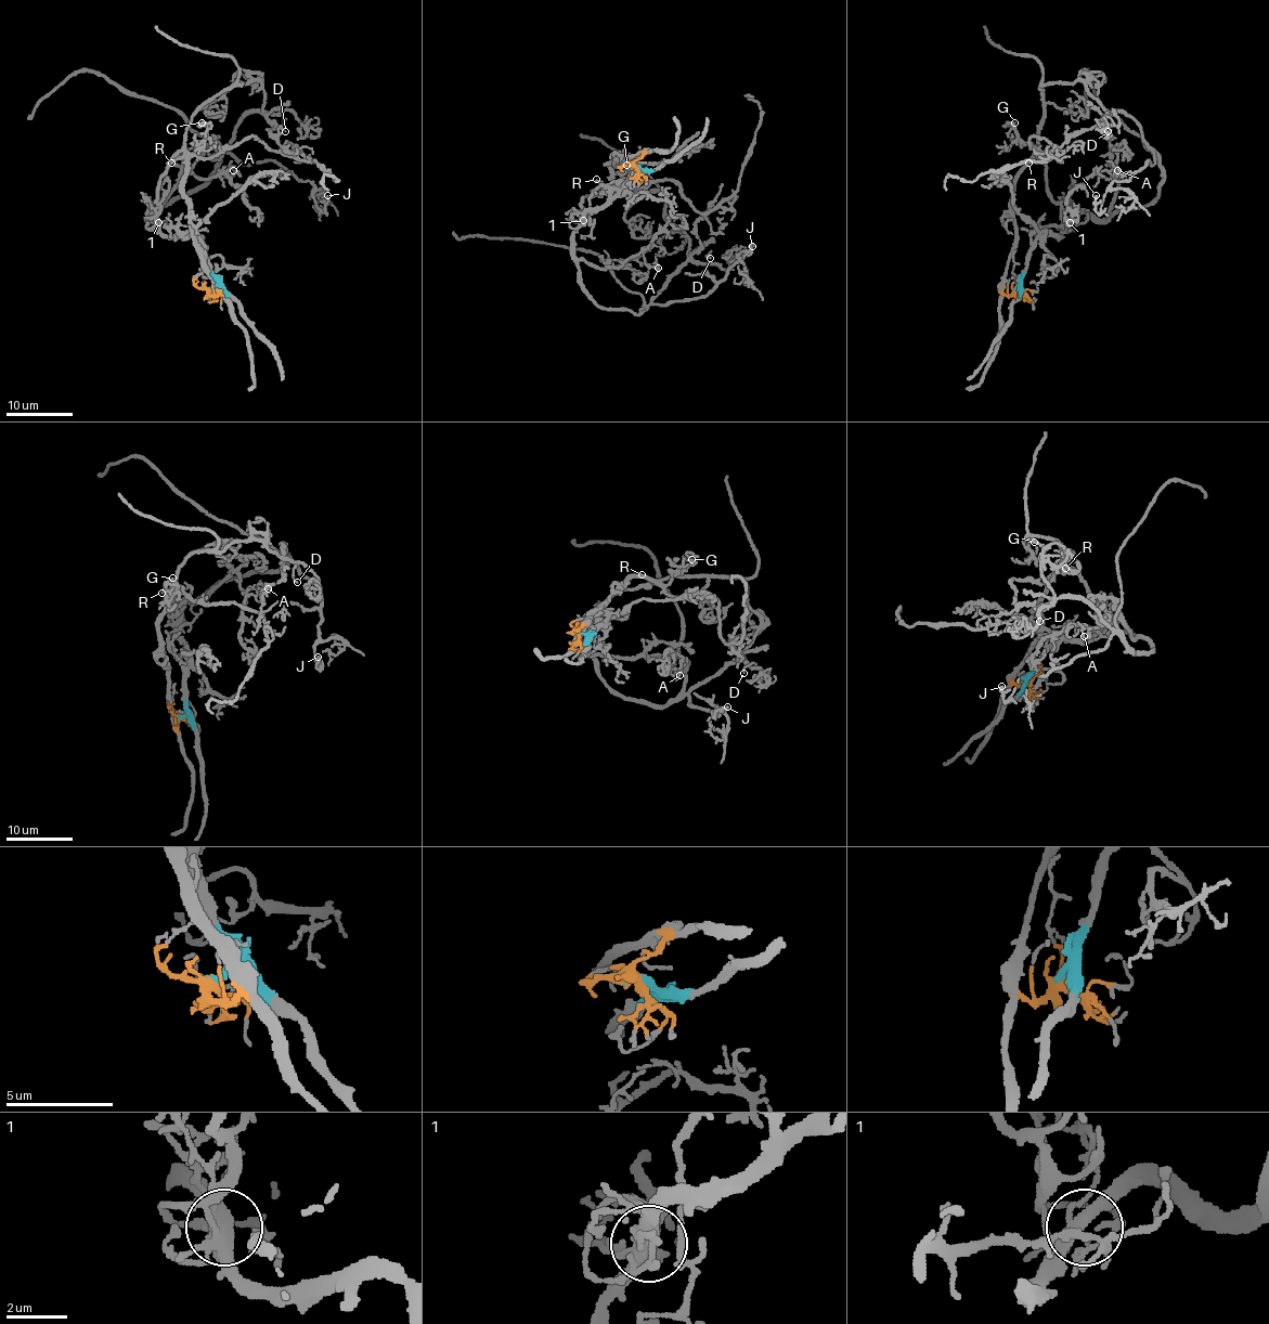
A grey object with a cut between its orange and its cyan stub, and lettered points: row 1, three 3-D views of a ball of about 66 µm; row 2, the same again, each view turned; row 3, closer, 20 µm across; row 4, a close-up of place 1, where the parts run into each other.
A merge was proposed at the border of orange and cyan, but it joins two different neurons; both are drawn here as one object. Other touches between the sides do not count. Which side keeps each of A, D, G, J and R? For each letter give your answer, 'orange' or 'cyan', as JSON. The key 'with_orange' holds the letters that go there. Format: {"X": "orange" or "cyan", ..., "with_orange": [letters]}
{"A": "cyan", "D": "orange", "G": "orange", "J": "cyan", "R": "orange", "with_orange": ["D", "G", "R"]}

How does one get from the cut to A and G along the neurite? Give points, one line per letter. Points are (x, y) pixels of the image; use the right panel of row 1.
A: (1015, 288), (1041, 234), (1059, 235), (1083, 212), (1108, 219), (1117, 172), (1098, 172), (1117, 169)
G: (1015, 288), (1012, 270), (1015, 237), (1013, 178), (1035, 152), (1009, 125), (1015, 121)

